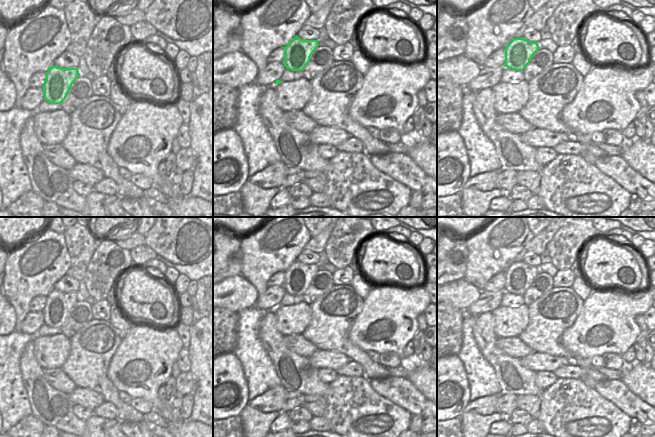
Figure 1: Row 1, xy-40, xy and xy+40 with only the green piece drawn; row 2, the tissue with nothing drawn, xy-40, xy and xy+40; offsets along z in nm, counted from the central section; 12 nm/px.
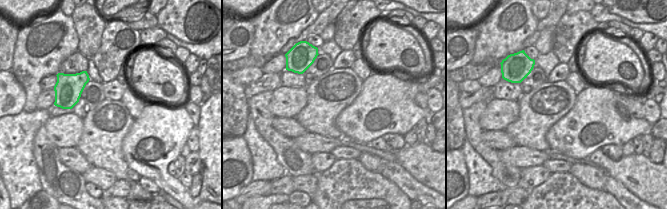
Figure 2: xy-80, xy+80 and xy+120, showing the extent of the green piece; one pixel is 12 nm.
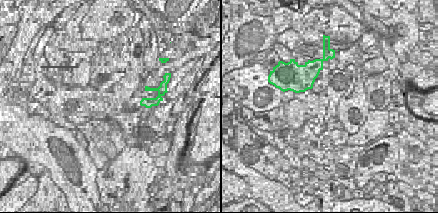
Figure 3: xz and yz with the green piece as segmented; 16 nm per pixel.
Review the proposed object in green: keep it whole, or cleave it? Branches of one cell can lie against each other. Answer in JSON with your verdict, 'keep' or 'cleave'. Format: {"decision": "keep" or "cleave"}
{"decision": "keep"}

